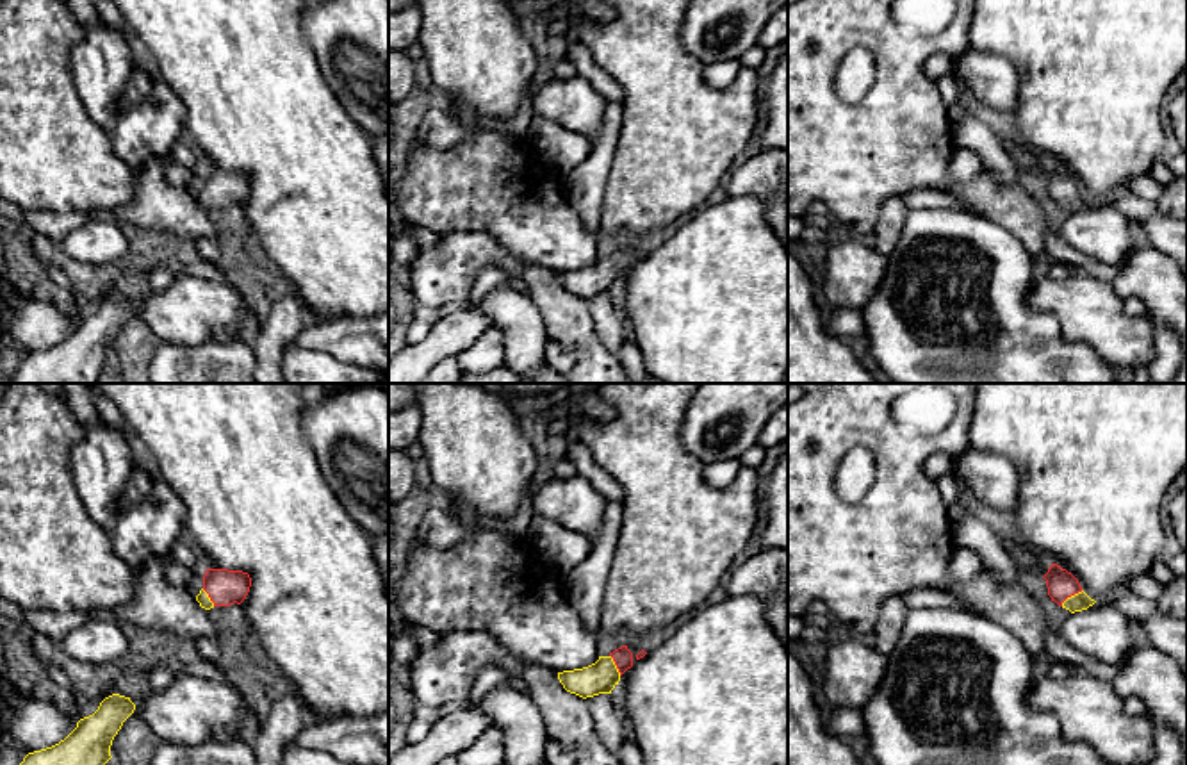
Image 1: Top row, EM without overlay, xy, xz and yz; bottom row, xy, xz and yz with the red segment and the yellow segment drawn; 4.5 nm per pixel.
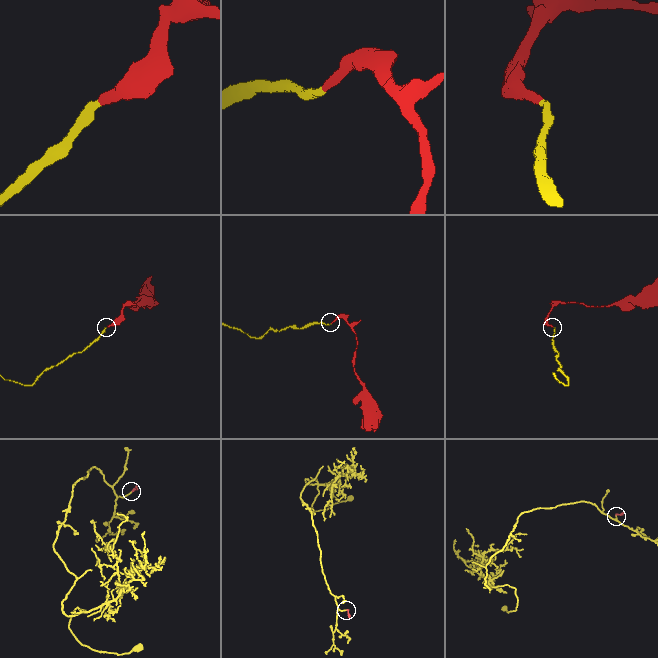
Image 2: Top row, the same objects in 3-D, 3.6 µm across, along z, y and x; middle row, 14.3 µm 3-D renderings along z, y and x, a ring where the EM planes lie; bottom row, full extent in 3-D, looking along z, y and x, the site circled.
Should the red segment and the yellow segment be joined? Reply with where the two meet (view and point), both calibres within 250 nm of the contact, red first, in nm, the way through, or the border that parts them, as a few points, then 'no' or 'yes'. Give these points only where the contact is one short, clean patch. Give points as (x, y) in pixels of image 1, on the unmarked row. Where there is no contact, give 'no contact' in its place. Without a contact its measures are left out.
contact yz (1072, 195); calibres 130 and 80 nm; way yz (1061, 184), (1072, 195), (1080, 202); yes

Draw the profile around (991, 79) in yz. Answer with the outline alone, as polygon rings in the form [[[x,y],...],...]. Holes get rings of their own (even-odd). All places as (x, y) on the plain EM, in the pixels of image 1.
[[[970,46],[961,57],[955,57],[952,75],[962,80],[984,107],[1009,114],[1018,109],[1019,75],[1007,59]]]

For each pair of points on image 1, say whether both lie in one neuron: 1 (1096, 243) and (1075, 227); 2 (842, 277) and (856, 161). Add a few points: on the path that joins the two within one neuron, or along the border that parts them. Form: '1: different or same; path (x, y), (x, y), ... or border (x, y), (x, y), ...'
1: same; path (1091, 238), (1080, 230)
2: different; border (843, 234), (858, 239)

